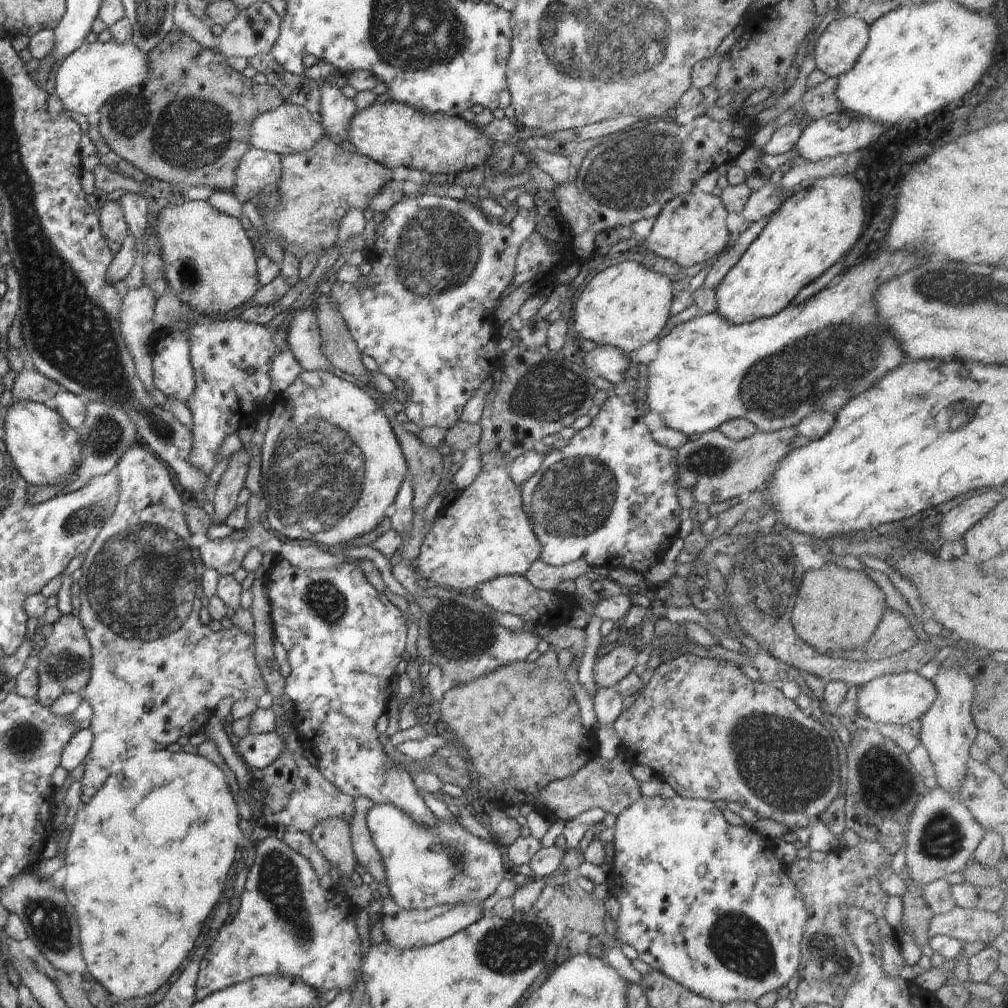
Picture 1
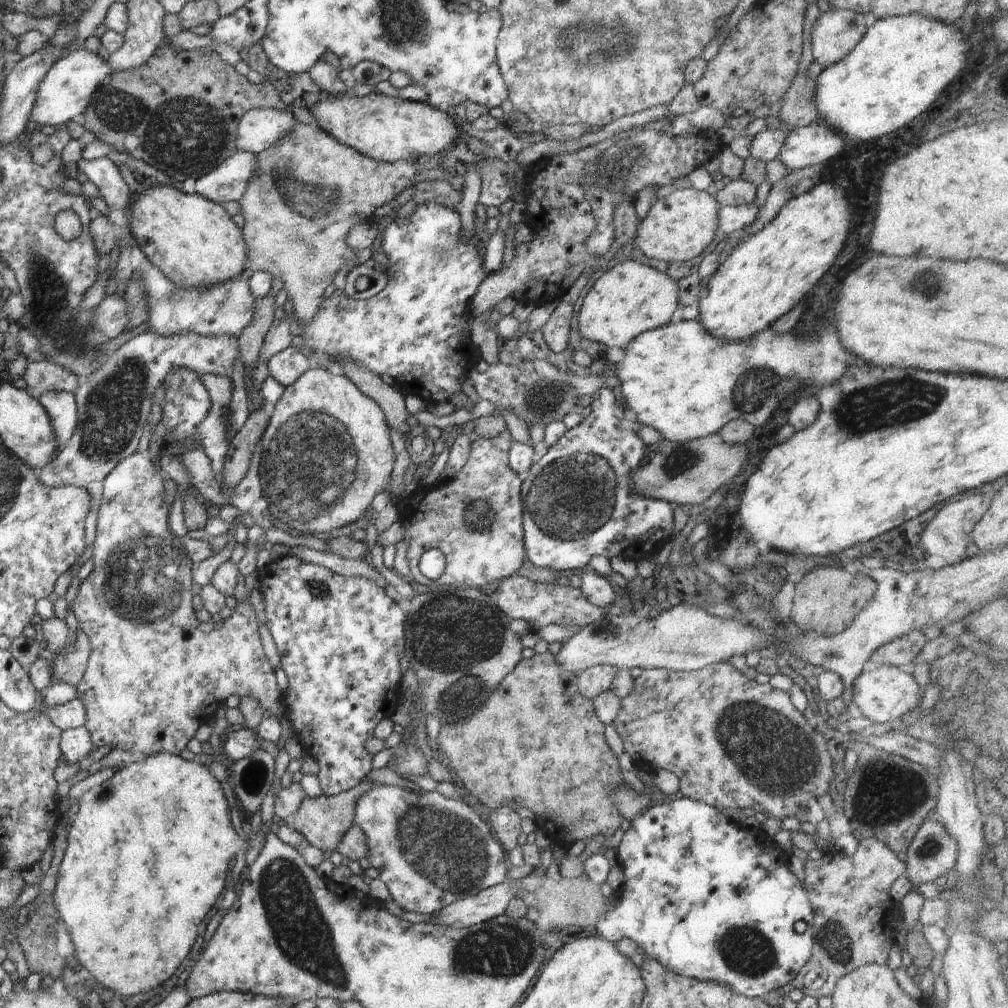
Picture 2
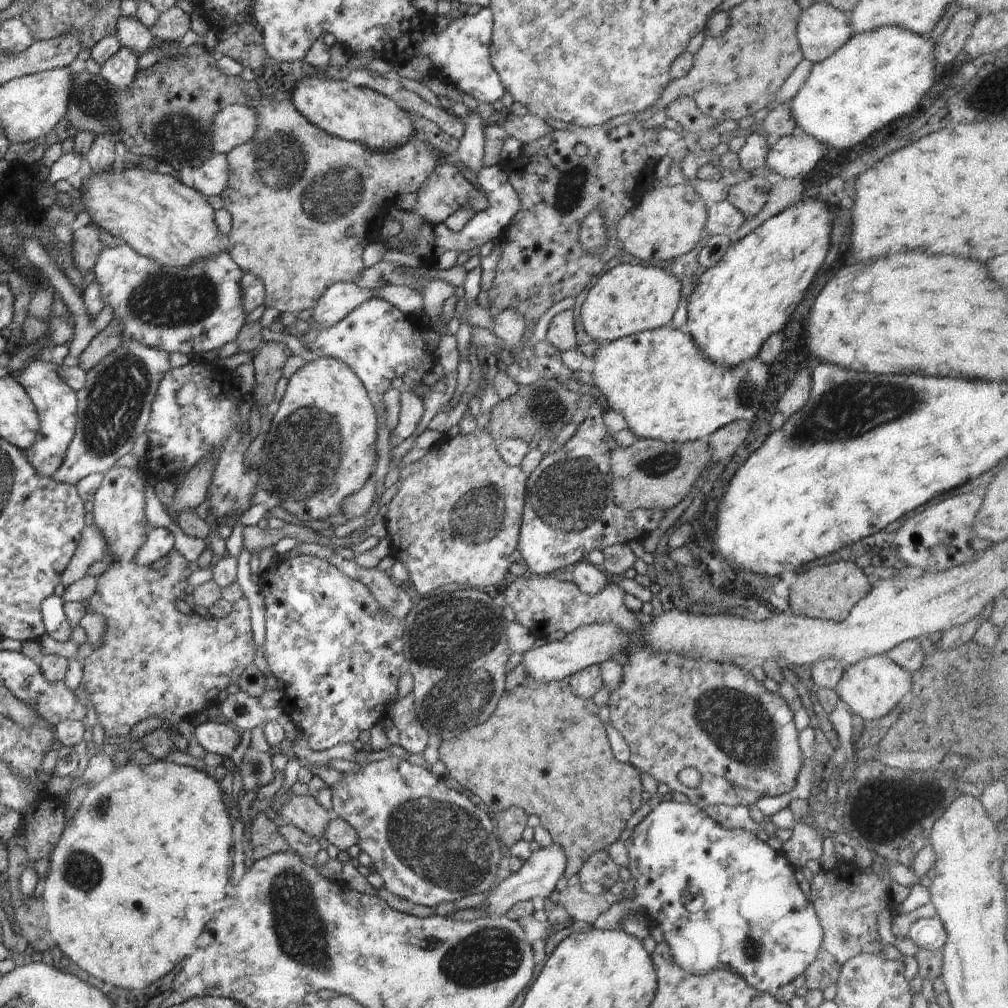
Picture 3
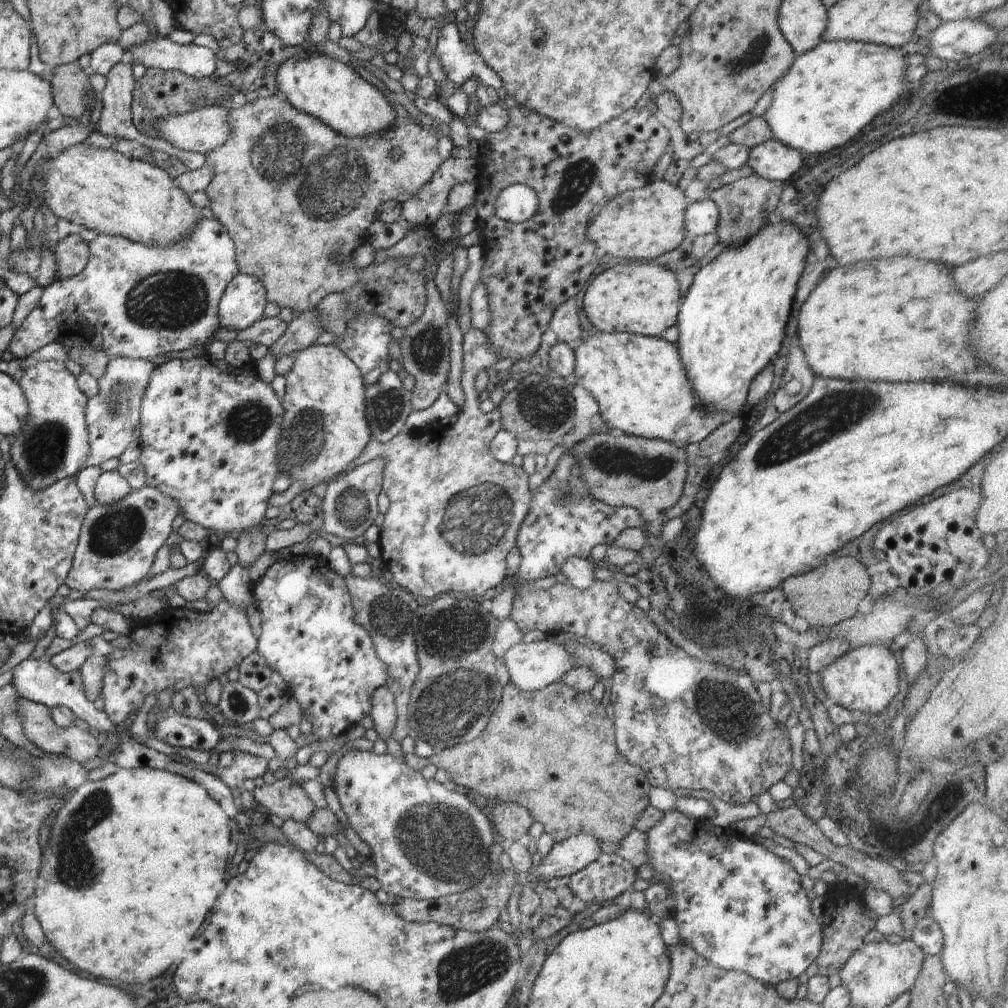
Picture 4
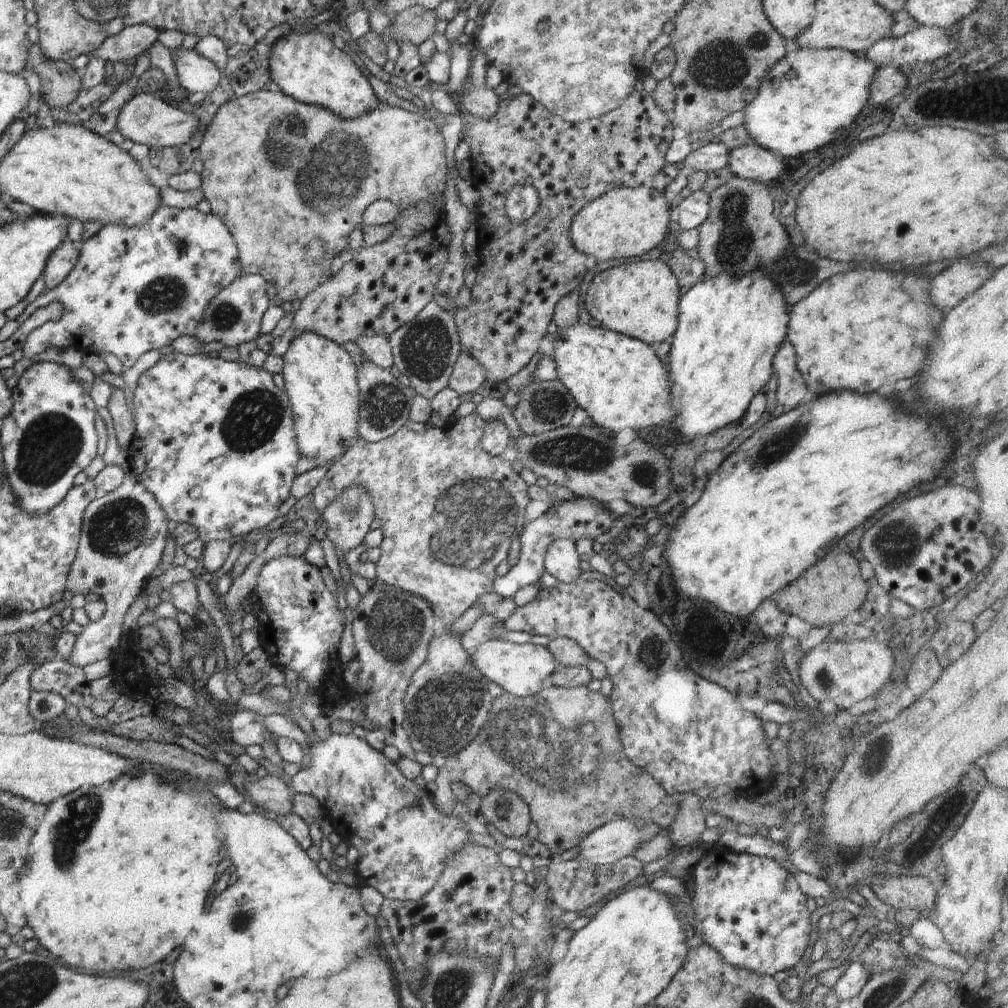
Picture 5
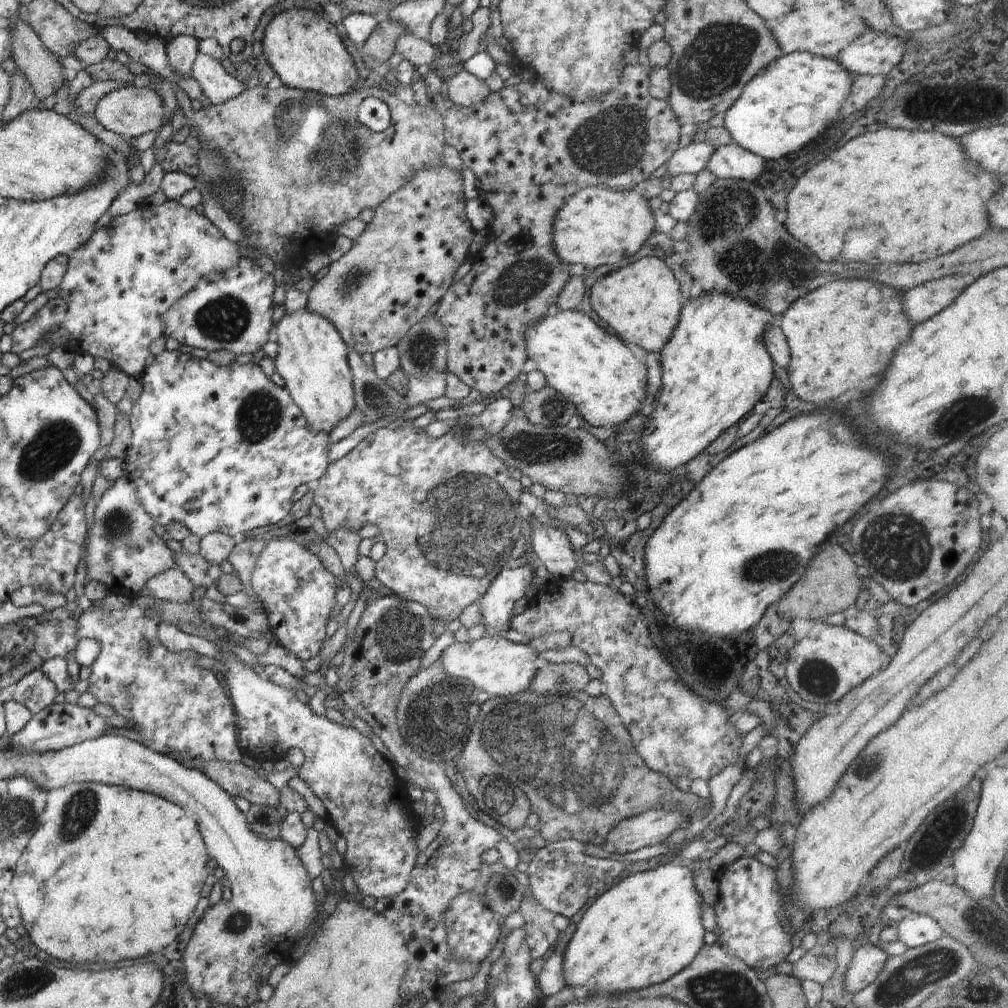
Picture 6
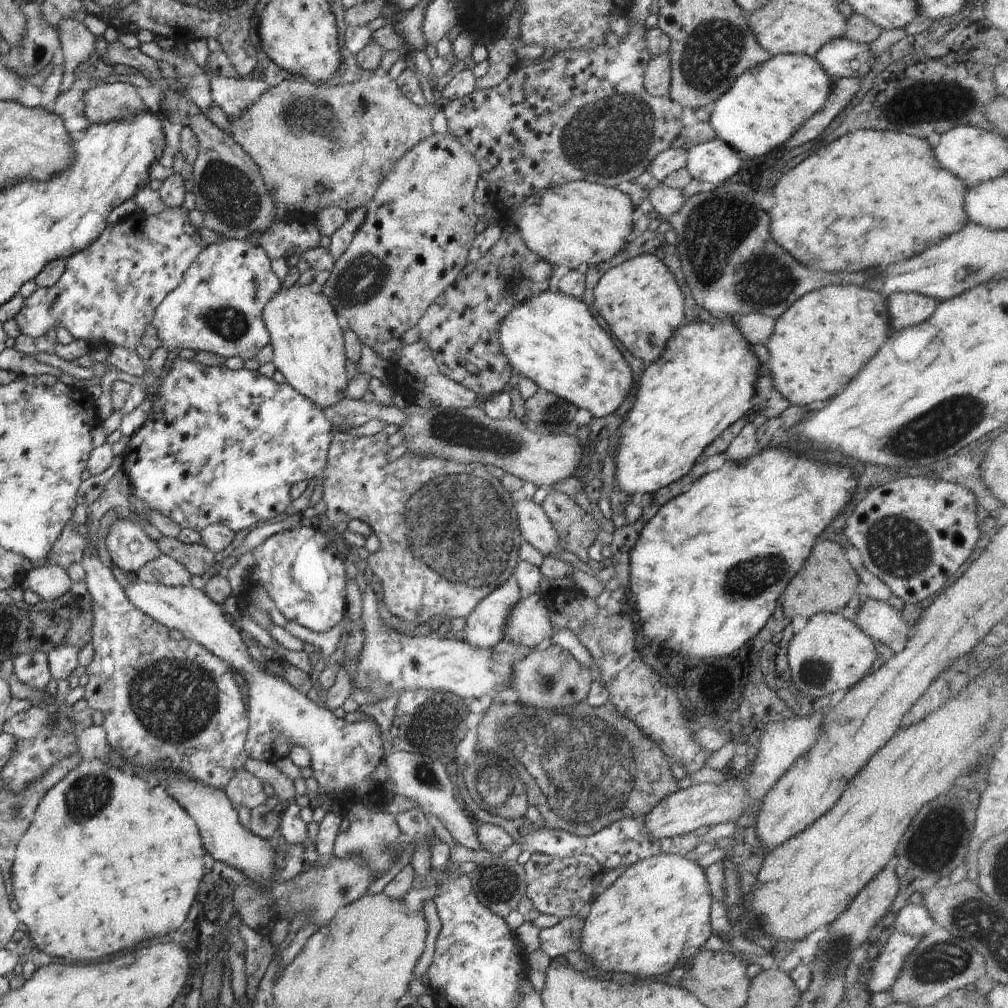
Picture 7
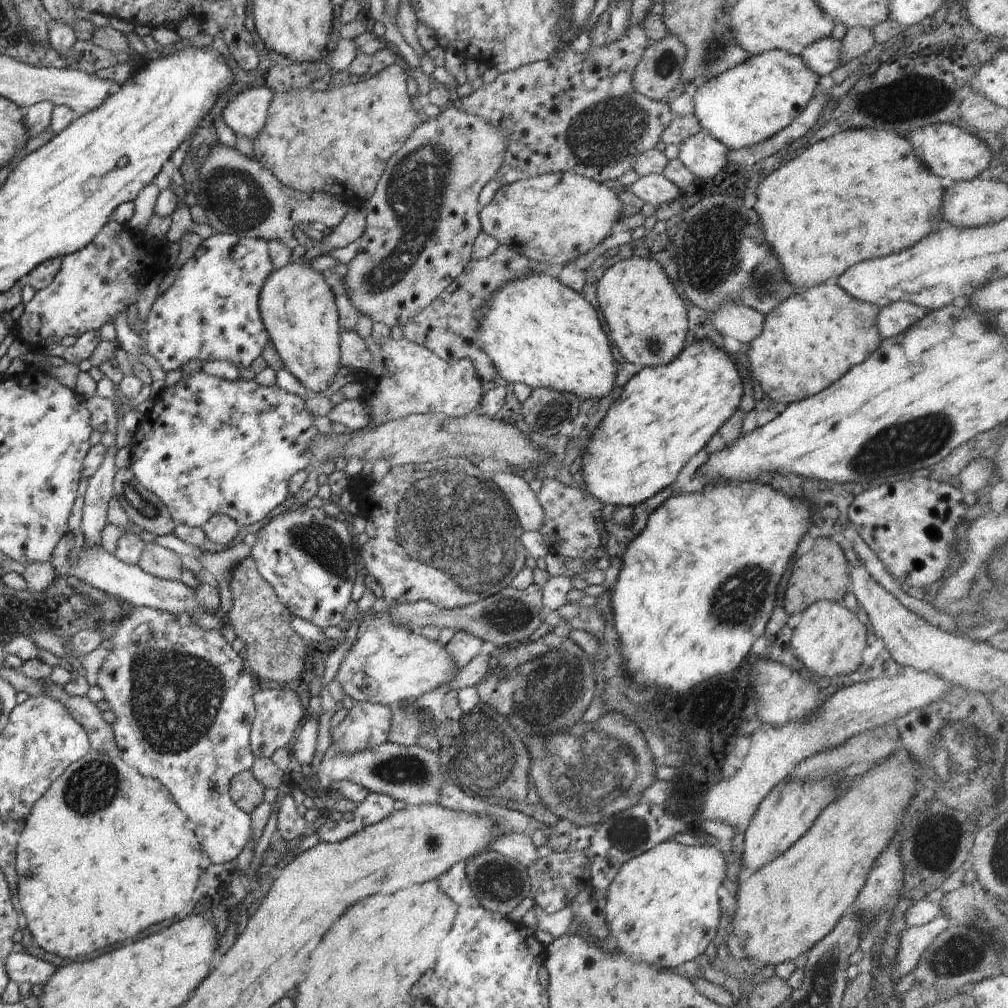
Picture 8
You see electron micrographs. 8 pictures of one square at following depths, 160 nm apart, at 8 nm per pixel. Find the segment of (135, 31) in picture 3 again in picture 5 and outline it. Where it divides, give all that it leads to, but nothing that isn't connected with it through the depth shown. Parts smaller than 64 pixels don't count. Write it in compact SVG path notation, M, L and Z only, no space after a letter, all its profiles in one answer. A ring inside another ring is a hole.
M176 47L171 50L176 76L182 88L189 93L206 92L207 96L218 86L223 72L196 49Z

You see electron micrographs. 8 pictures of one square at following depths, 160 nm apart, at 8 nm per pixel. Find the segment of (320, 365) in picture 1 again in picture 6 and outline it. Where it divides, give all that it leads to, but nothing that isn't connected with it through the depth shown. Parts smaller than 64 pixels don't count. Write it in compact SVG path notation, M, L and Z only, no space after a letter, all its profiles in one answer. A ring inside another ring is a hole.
M172 84L178 106L181 108L187 118L187 122L192 125L192 129L197 130L196 139L198 140L201 148L204 151L217 151L222 163L225 163L227 170L237 177L237 182L241 185L243 190L243 199L241 203L233 210L229 212L229 217L234 219L240 226L245 237L238 242L238 245L244 246L244 248L252 248L264 256L268 256L275 265L281 264L284 268L284 264L291 262L301 266L306 260L306 254L312 254L313 248L318 246L325 246L326 250L330 248L331 242L333 242L338 234L337 230L346 221L352 219L358 219L360 213L364 209L375 209L380 206L381 202L388 200L392 194L398 189L401 189L409 181L413 179L421 171L421 169L428 168L430 165L440 165L443 159L444 143L445 143L445 126L443 125L443 117L436 111L436 108L430 108L430 105L421 106L416 102L412 104L406 104L402 99L398 98L392 93L386 92L378 88L368 88L366 85L363 88L352 90L346 95L340 95L339 97L322 96L320 93L314 91L301 91L300 89L288 88L286 85L281 85L280 88L271 89L270 87L254 87L251 89L244 89L236 98L227 100L219 105L208 105L199 110L194 110L191 104L191 100L182 90L178 88L176 84ZM374 97L380 99L389 108L391 114L391 123L386 130L379 133L374 132L368 128L364 128L363 124L358 120L359 106L366 98ZM314 148L320 152L330 154L332 160L344 160L344 162L336 162L334 166L328 168L328 176L336 176L338 182L328 182L328 184L312 184L312 152Z

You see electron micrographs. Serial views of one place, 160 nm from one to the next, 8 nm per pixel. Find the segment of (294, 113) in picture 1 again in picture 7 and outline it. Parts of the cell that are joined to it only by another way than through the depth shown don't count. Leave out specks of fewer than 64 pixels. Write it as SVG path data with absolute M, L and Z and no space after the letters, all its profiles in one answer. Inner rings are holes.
M104 83L85 92L85 115L92 124L130 121L137 113L150 110L130 83Z

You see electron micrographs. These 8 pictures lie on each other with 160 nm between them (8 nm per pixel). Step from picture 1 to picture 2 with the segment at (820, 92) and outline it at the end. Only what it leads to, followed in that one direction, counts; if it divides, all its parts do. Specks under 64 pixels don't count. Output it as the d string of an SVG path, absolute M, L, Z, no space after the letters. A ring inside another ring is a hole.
M816 4L807 6L807 13L803 20L803 43L799 67L783 98L784 103L779 111L778 117L782 120L784 128L788 130L821 121L820 113L815 105L816 83L807 75L810 65L815 62L811 51L811 34L818 17L821 15L818 8Z

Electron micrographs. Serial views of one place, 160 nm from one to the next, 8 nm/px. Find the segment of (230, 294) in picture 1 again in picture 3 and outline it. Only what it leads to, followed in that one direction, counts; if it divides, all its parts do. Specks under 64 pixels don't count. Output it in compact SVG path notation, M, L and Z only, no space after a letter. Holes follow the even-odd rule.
M134 167L125 168L120 174L113 170L99 175L91 174L85 184L77 186L81 196L74 198L74 209L90 210L93 224L108 230L137 253L155 260L158 264L174 268L187 267L196 261L216 257L217 253L225 250L226 236L218 231L212 205L204 199L201 192L194 187L187 187L173 176Z

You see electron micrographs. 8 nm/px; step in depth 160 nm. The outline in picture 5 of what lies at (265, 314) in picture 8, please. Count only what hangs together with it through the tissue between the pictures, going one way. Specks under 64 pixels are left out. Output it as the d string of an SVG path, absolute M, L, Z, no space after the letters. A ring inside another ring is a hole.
M302 333L298 334L294 338L290 338L290 346L286 353L282 356L284 359L282 374L285 382L285 391L288 395L288 400L291 404L292 409L292 420L294 421L295 428L295 439L297 444L297 449L301 458L306 456L306 458L314 458L316 460L316 466L322 466L324 464L332 464L336 458L338 458L348 447L353 445L352 440L357 438L358 440L358 423L359 423L359 410L360 410L360 395L359 386L357 381L357 364L354 356L347 352L341 345L328 340L326 337L317 335L316 333Z

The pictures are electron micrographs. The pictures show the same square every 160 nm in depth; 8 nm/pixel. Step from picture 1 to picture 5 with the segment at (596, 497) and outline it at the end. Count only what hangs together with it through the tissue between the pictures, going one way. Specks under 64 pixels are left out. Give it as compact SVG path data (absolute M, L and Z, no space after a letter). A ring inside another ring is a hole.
M576 497L566 500L557 506L552 503L550 508L535 520L528 524L520 525L519 539L521 551L518 562L503 577L497 576L493 582L493 591L504 598L513 598L514 594L524 588L538 582L539 578L546 571L545 554L547 548L558 539L570 539L575 544L580 538L596 540L604 533L610 532L615 524L615 517L610 514L606 505L591 501L586 497Z

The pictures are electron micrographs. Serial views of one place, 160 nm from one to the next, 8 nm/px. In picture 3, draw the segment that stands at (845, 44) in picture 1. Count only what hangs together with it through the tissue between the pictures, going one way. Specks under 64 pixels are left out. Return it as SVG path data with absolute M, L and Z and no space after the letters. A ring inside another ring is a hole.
M822 2L803 9L797 24L797 39L803 58L812 64L832 56L853 34L849 16Z

